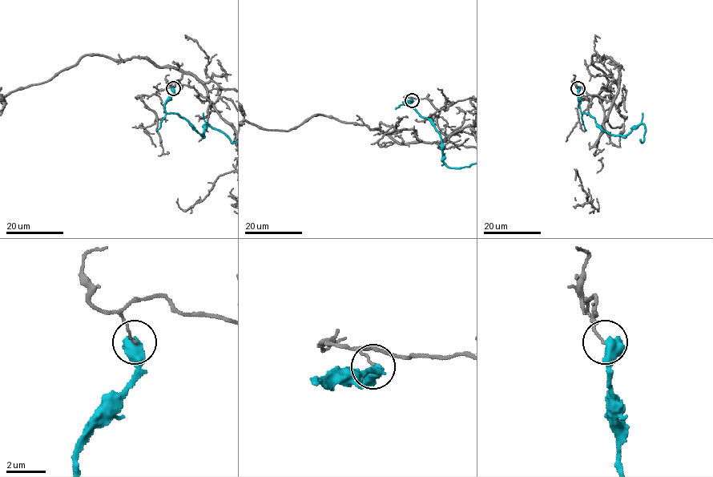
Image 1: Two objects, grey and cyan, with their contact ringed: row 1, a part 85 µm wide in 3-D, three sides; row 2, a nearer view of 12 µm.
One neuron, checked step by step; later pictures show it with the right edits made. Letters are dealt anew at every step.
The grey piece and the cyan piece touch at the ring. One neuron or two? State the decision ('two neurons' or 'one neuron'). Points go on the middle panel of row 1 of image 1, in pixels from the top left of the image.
two neurons

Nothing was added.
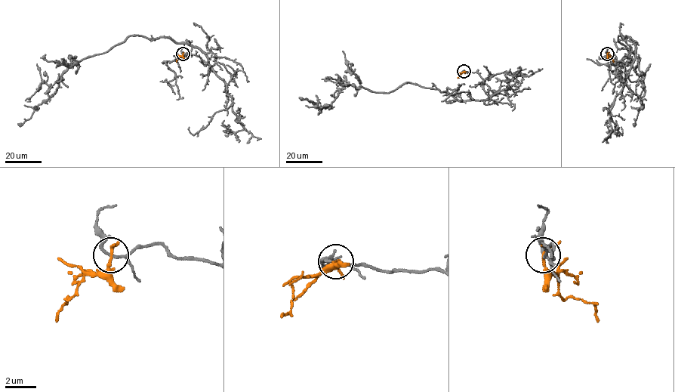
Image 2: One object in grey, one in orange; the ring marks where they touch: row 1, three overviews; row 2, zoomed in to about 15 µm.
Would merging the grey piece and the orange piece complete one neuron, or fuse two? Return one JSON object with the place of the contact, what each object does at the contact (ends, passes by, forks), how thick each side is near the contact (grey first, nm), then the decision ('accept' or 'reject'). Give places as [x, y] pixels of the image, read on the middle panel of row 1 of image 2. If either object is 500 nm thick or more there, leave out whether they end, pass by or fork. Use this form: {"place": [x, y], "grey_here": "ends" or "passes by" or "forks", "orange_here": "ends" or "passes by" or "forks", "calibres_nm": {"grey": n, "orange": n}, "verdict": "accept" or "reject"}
{"place": [463, 71], "grey_here": "forks", "orange_here": "passes by", "calibres_nm": {"grey": 120, "orange": 160}, "verdict": "reject"}

